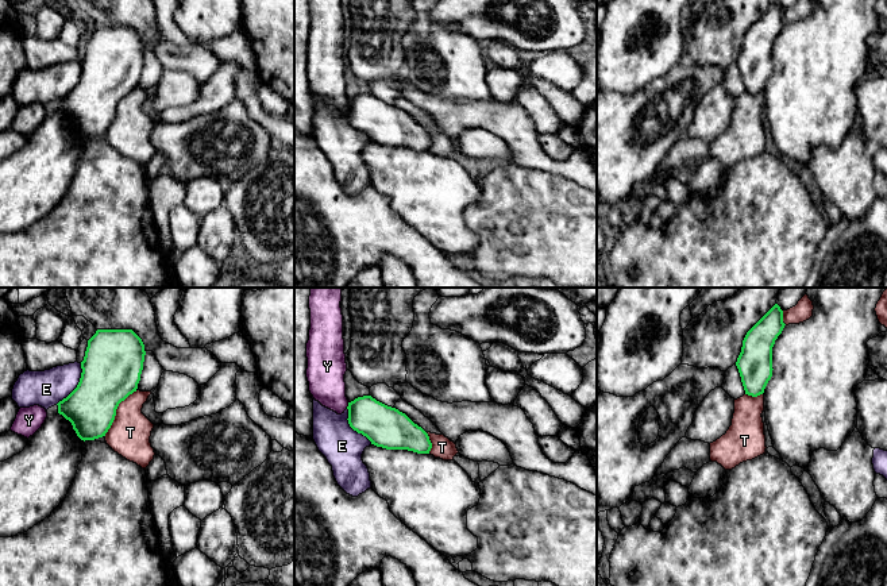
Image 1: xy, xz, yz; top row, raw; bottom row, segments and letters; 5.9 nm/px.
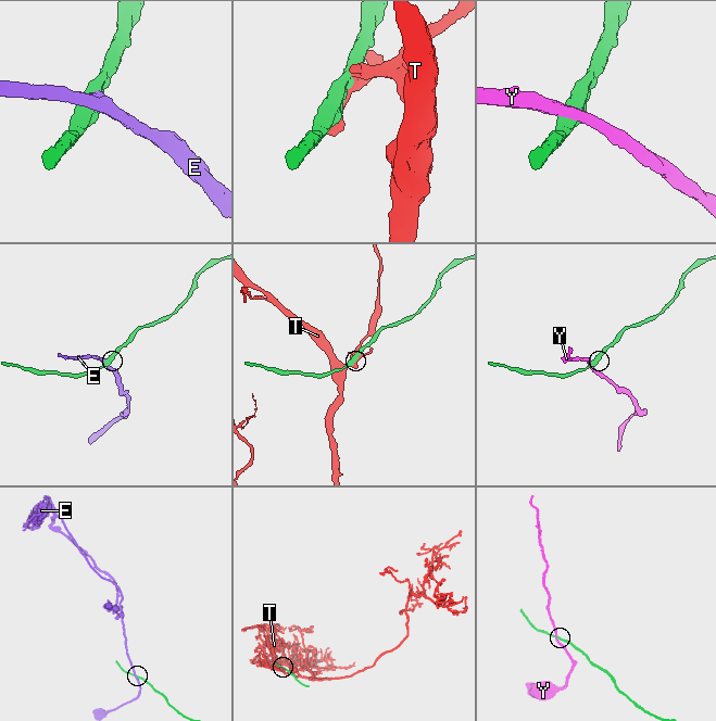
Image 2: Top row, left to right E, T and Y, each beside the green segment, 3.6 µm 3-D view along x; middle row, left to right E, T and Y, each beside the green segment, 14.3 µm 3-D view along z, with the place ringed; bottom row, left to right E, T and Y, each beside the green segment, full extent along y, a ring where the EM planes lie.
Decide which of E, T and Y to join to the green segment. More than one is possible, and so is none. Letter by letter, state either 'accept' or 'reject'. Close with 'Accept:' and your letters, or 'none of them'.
E: reject
T: reject
Y: reject
Accept: none of them

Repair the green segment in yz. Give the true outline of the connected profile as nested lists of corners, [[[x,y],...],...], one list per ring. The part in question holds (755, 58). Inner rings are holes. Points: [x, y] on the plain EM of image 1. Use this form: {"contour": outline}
{"contour": [[[813,0],[813,14],[799,22],[783,20],[783,8],[775,1],[745,32],[736,63],[745,92],[764,93],[765,120],[774,146],[790,165],[806,166],[811,151],[825,146],[837,149],[857,123],[856,85],[869,66],[867,39],[886,30],[878,18],[878,0]]]}

